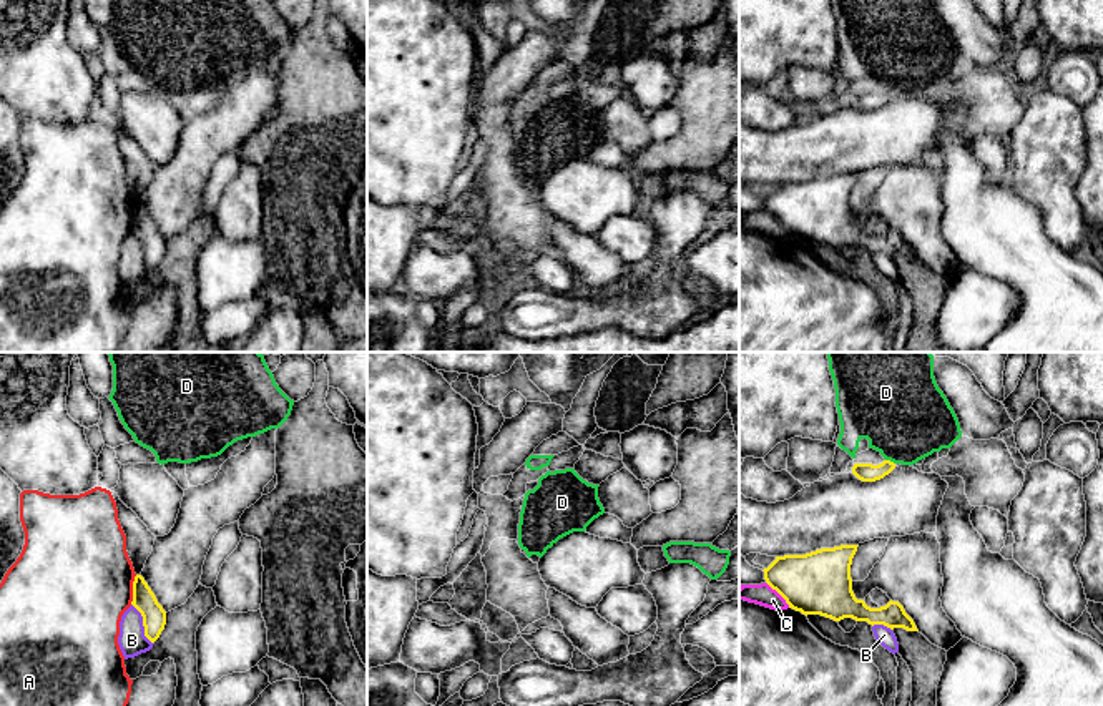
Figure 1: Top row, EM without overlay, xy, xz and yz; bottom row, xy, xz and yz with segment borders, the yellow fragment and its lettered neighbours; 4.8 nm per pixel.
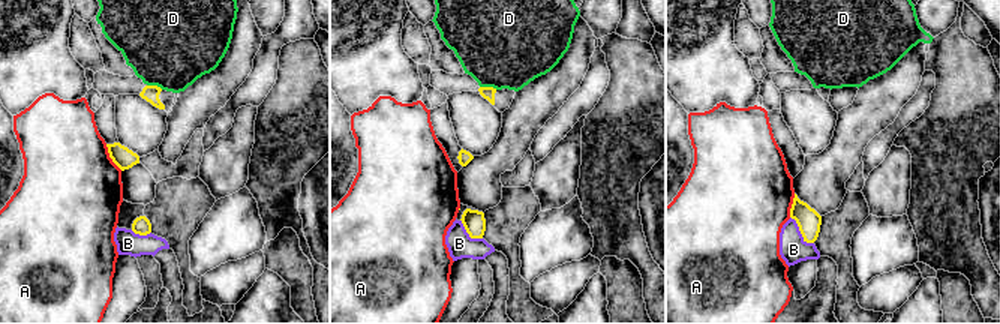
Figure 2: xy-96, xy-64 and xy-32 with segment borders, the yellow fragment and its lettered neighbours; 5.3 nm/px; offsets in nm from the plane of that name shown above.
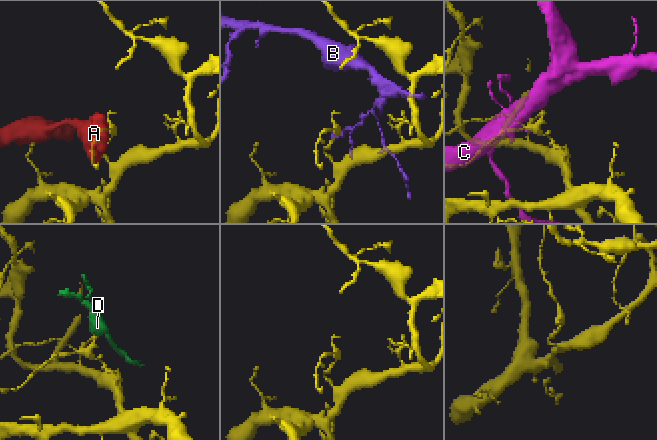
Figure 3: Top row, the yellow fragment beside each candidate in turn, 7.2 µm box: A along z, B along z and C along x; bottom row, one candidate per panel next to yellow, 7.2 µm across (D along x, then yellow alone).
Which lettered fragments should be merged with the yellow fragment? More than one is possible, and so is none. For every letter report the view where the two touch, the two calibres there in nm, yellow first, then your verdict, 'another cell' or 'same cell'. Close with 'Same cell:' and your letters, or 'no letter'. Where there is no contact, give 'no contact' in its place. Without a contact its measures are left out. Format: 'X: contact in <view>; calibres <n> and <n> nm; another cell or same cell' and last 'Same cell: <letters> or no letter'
A: contact in xy; calibres 110 and 480 nm; another cell
B: contact in xy; calibres 110 and 140 nm; another cell
C: contact in yz; calibres 300 and 100 nm; another cell
D: contact in yz; calibres 90 and 440 nm; another cell
Same cell: no letter

